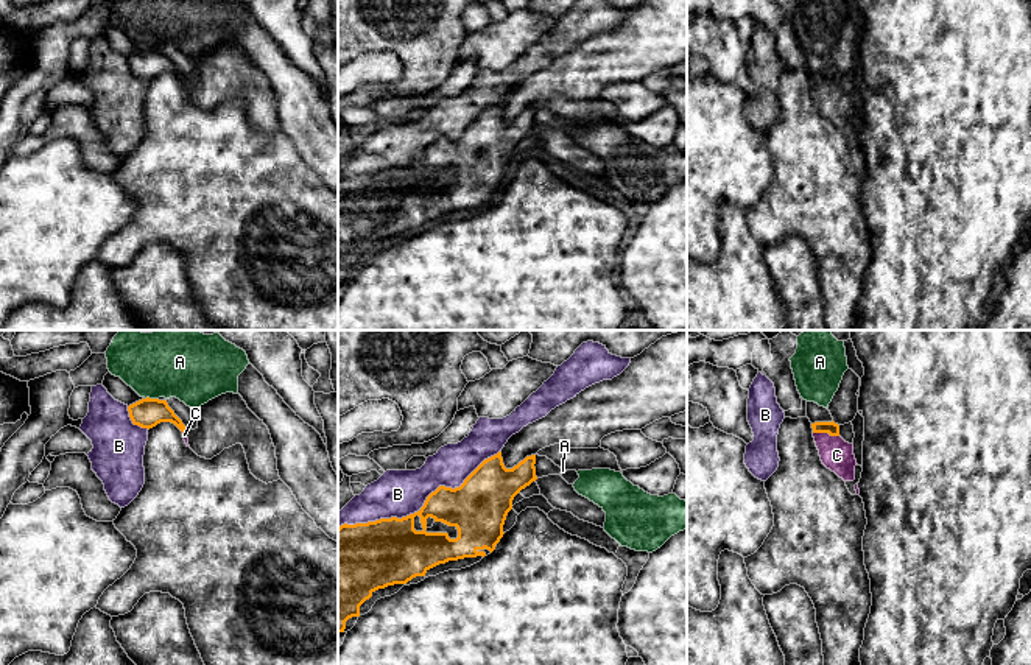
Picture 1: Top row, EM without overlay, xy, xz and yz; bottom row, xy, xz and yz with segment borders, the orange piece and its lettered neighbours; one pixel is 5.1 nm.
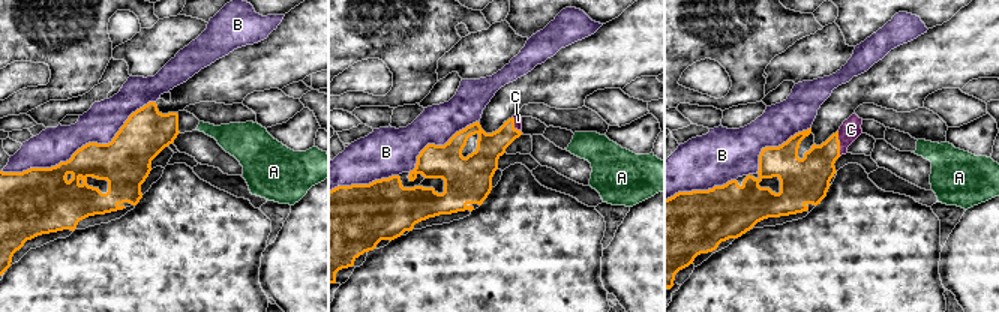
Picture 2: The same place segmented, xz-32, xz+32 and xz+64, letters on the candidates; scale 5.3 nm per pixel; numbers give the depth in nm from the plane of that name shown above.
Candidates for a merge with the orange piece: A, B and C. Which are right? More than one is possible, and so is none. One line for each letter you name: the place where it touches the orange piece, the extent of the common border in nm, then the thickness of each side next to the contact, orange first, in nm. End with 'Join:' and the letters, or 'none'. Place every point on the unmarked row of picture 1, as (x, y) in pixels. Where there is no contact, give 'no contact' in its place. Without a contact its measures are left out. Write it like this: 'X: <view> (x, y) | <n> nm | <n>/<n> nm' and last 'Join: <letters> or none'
C: yz (826, 83) | 140 nm | 70/160 nm
Join: C

